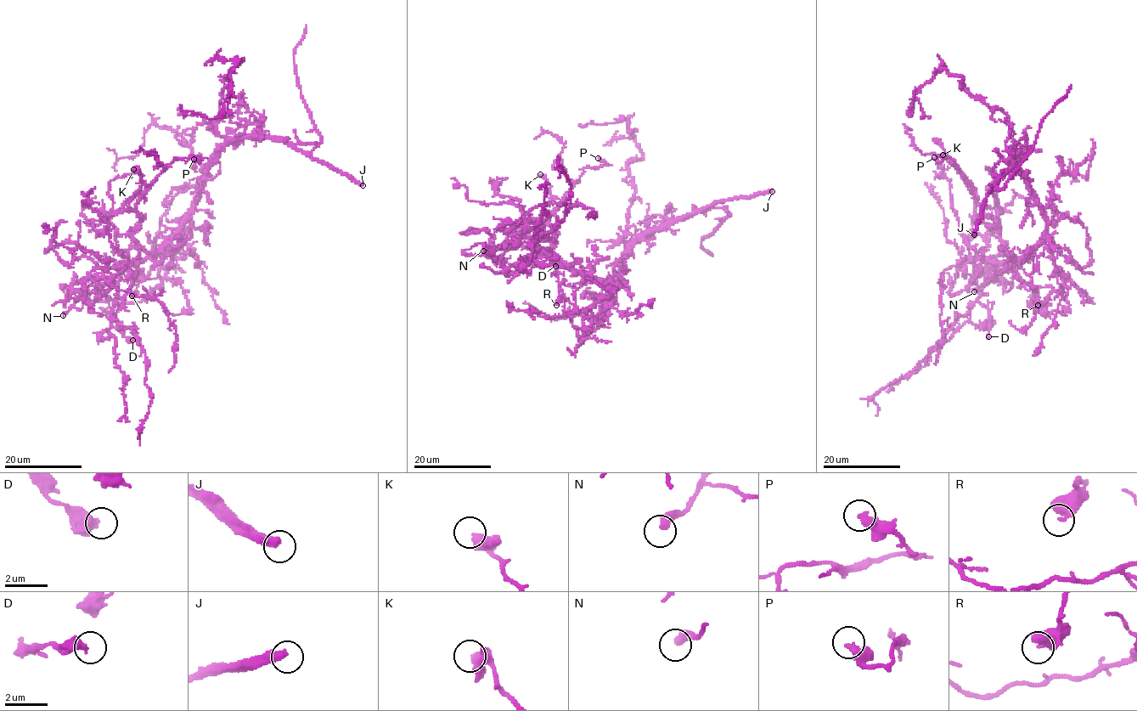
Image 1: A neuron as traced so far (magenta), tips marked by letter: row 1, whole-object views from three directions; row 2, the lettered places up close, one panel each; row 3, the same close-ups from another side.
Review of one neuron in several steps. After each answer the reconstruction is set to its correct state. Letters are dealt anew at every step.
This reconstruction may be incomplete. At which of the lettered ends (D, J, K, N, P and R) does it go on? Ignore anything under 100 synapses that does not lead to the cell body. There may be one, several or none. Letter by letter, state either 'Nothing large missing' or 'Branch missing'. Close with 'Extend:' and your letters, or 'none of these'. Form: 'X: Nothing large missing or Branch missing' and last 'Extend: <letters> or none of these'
D: Nothing large missing
J: Branch missing
K: Nothing large missing
N: Nothing large missing
P: Nothing large missing
R: Nothing large missing
Extend: J

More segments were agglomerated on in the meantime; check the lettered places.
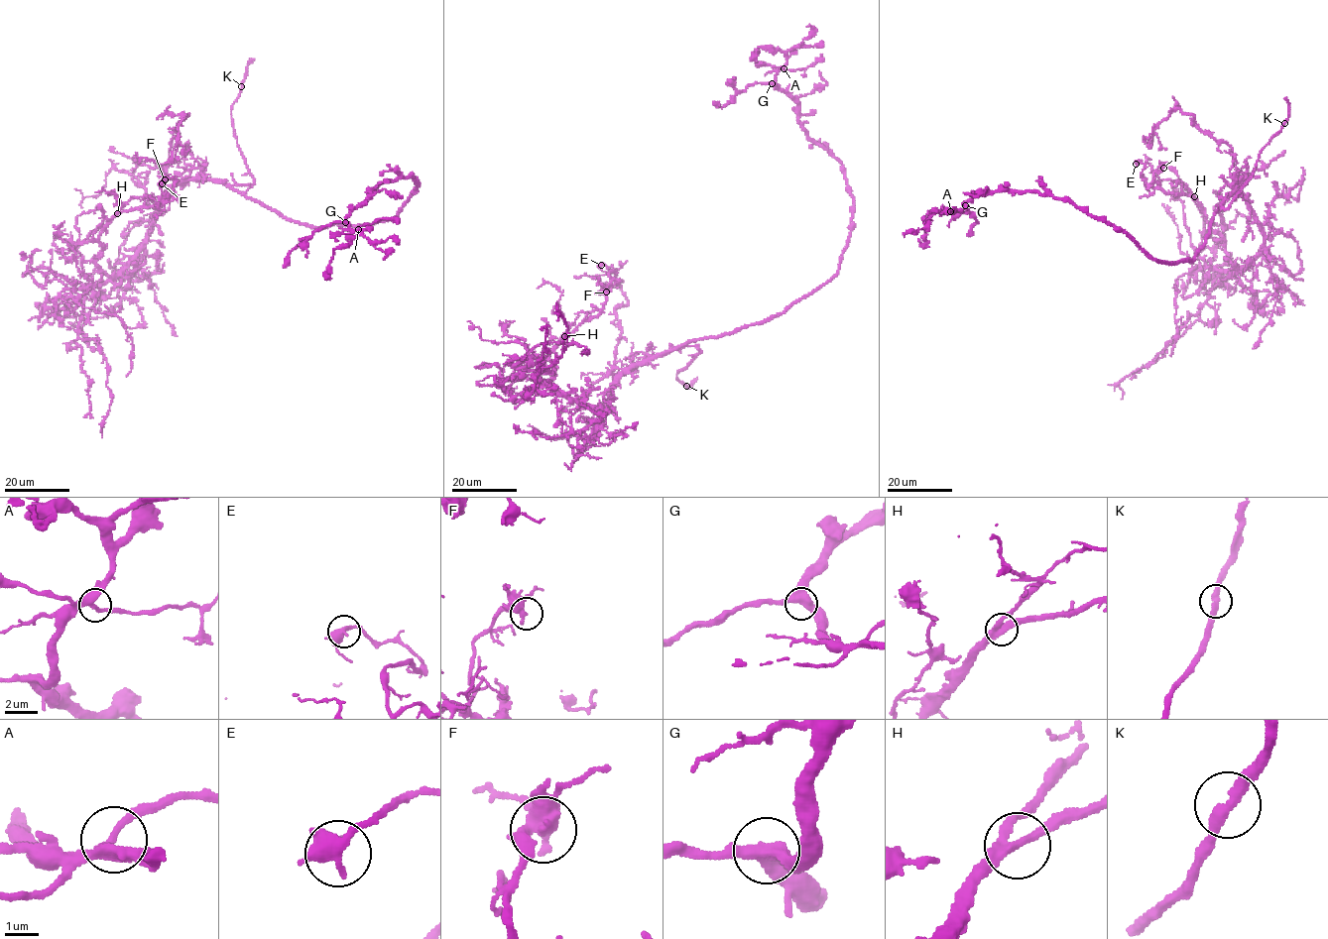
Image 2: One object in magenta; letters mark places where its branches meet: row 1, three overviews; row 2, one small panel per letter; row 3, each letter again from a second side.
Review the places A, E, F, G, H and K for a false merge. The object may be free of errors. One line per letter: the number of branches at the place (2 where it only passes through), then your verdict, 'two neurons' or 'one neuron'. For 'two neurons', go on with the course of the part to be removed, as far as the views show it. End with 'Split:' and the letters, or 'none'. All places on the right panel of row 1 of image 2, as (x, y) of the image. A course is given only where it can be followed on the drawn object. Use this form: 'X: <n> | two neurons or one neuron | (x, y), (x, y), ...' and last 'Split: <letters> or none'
A: 3 | one neuron
E: 3 | one neuron
F: 3 | one neuron
G: 3 | one neuron
H: 3 | one neuron
K: 2 | one neuron
Split: none

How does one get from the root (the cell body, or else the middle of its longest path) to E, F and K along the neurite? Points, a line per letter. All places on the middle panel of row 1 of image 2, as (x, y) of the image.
E: (729, 333), (631, 365), (601, 410), (569, 398), (549, 382), (549, 354), (599, 313), (616, 272), (601, 265)
F: (729, 333), (631, 365), (598, 411), (549, 382), (549, 354), (598, 314), (609, 286), (603, 284), (606, 292)
K: (729, 333), (693, 340), (678, 348), (695, 345), (700, 352), (683, 369), (678, 370), (676, 378), (686, 386)

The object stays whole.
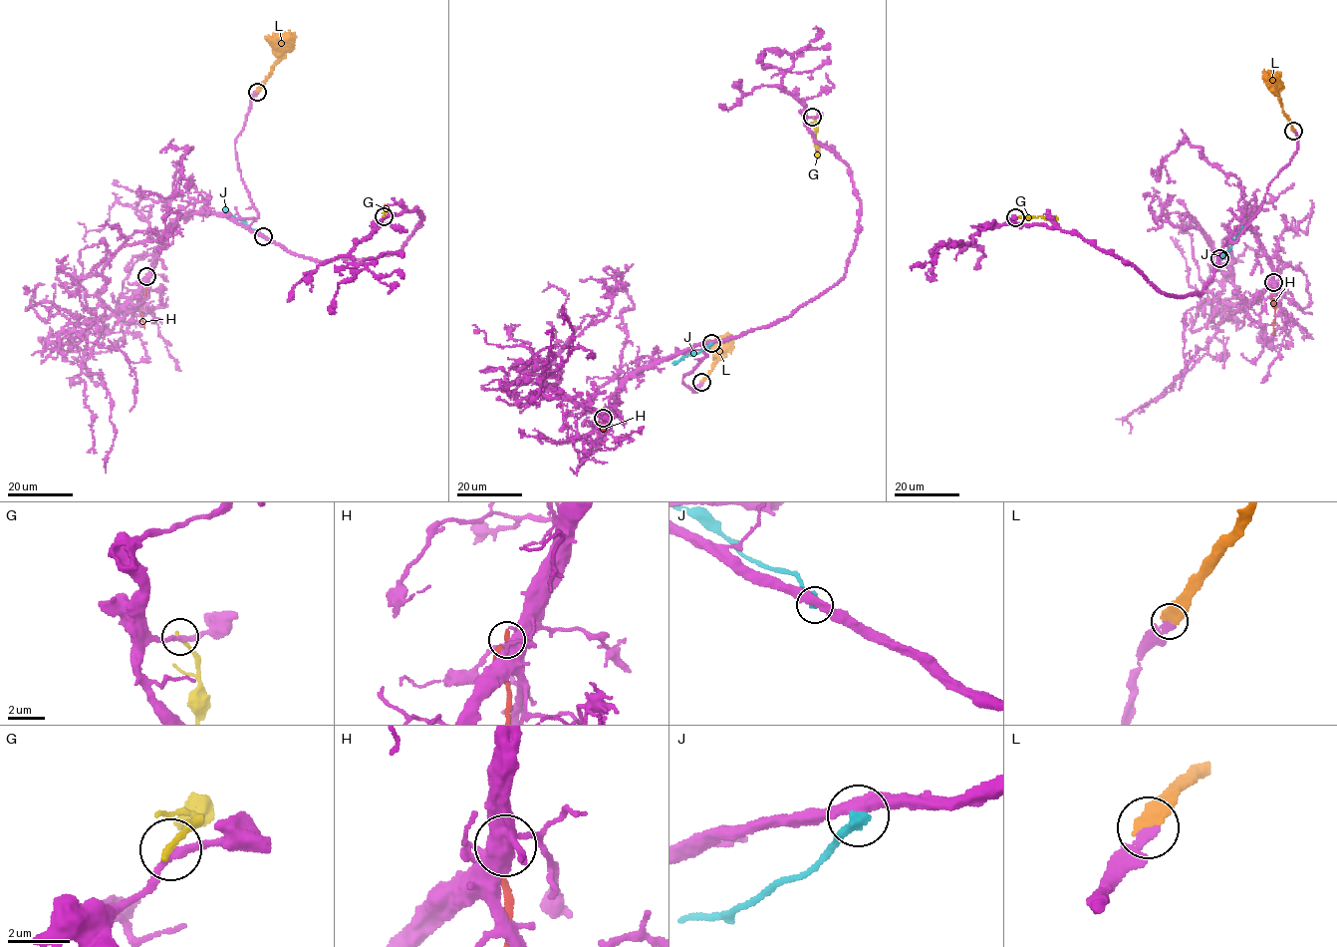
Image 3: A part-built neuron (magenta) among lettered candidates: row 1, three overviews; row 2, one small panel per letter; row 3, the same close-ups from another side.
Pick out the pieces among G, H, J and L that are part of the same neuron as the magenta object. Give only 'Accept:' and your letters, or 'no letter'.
Accept: L

